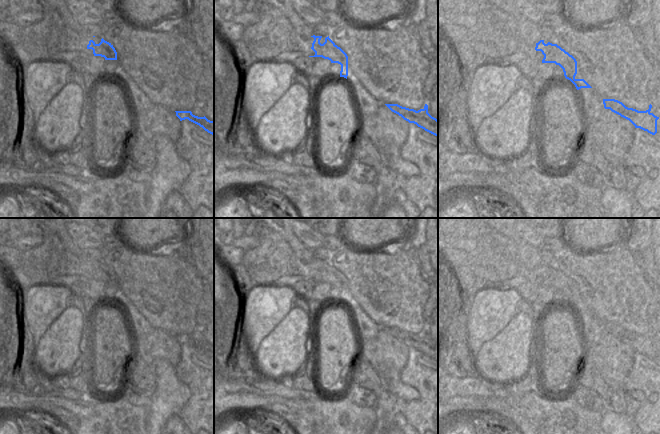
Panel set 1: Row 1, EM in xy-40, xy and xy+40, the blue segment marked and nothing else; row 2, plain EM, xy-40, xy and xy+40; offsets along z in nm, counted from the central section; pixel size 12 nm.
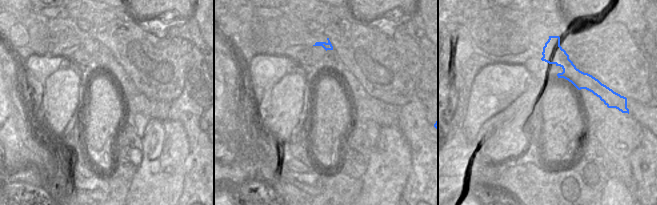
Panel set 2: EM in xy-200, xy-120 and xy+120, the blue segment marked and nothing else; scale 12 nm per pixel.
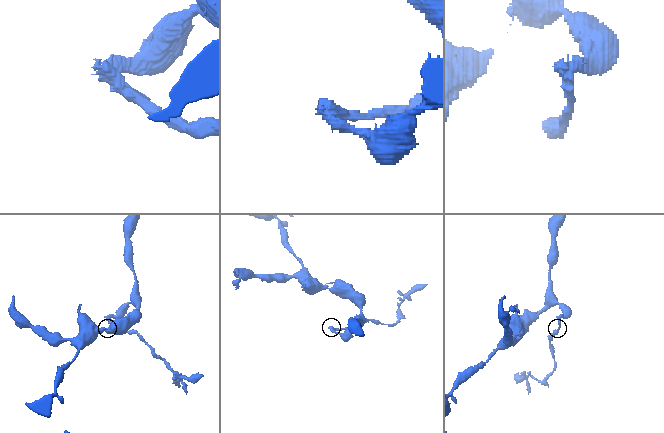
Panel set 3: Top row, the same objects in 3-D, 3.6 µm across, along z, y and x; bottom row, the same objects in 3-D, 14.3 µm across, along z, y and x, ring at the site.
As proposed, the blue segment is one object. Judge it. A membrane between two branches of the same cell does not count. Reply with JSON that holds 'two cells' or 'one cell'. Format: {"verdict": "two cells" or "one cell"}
{"verdict": "two cells"}

